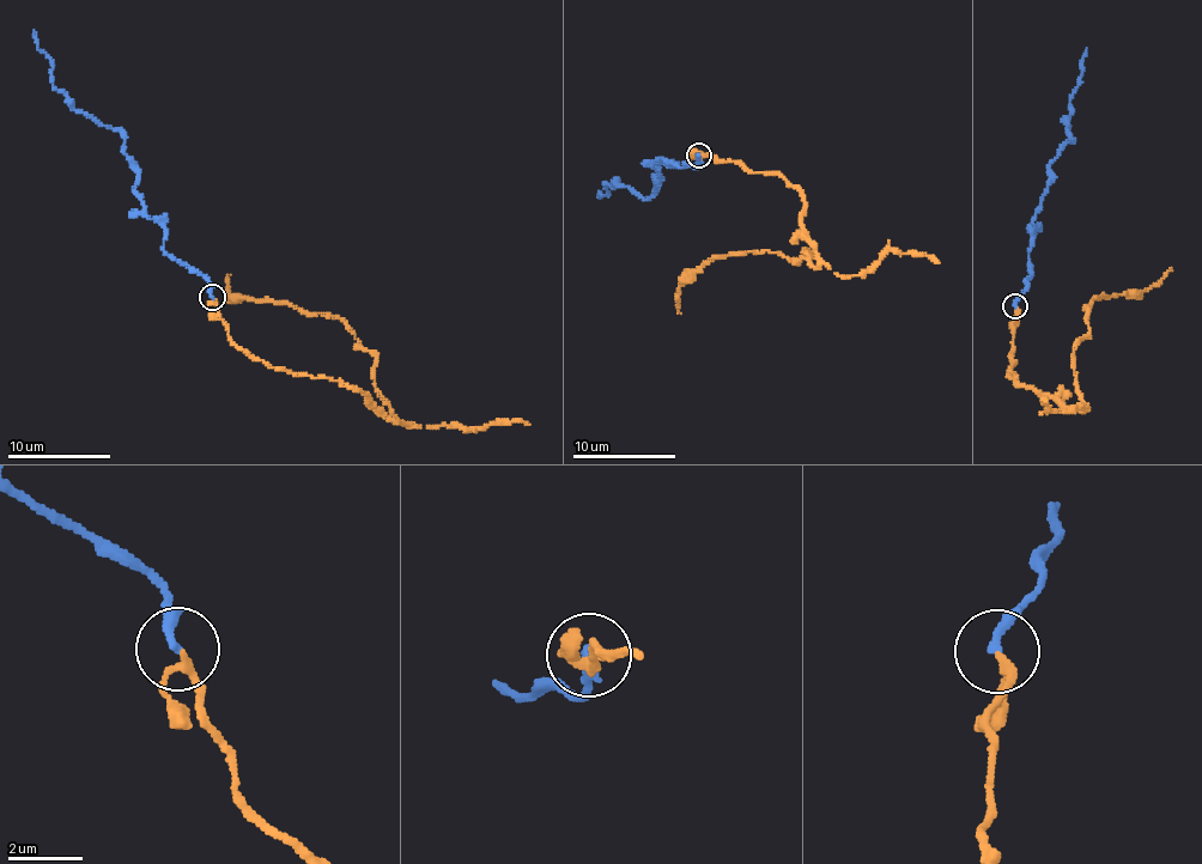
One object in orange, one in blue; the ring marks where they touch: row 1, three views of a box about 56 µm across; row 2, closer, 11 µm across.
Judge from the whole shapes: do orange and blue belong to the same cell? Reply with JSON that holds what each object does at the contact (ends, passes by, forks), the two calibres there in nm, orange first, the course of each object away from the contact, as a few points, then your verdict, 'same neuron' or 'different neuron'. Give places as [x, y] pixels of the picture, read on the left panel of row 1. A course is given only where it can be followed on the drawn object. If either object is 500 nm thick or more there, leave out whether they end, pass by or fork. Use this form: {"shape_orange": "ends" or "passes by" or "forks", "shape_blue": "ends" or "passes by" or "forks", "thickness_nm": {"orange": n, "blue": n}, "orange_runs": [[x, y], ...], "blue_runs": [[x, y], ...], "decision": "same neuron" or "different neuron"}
{"shape_orange": "passes by", "shape_blue": "ends", "thickness_nm": {"orange": 180, "blue": 260}, "orange_runs": [[213, 297], [238, 347], [357, 389], [407, 423], [375, 387], [375, 358], [338, 318], [234, 299], [230, 274]], "blue_runs": [[213, 297], [208, 283], [163, 249], [164, 229], [134, 189], [123, 137], [53, 84], [53, 62], [34, 30]], "decision": "different neuron"}

